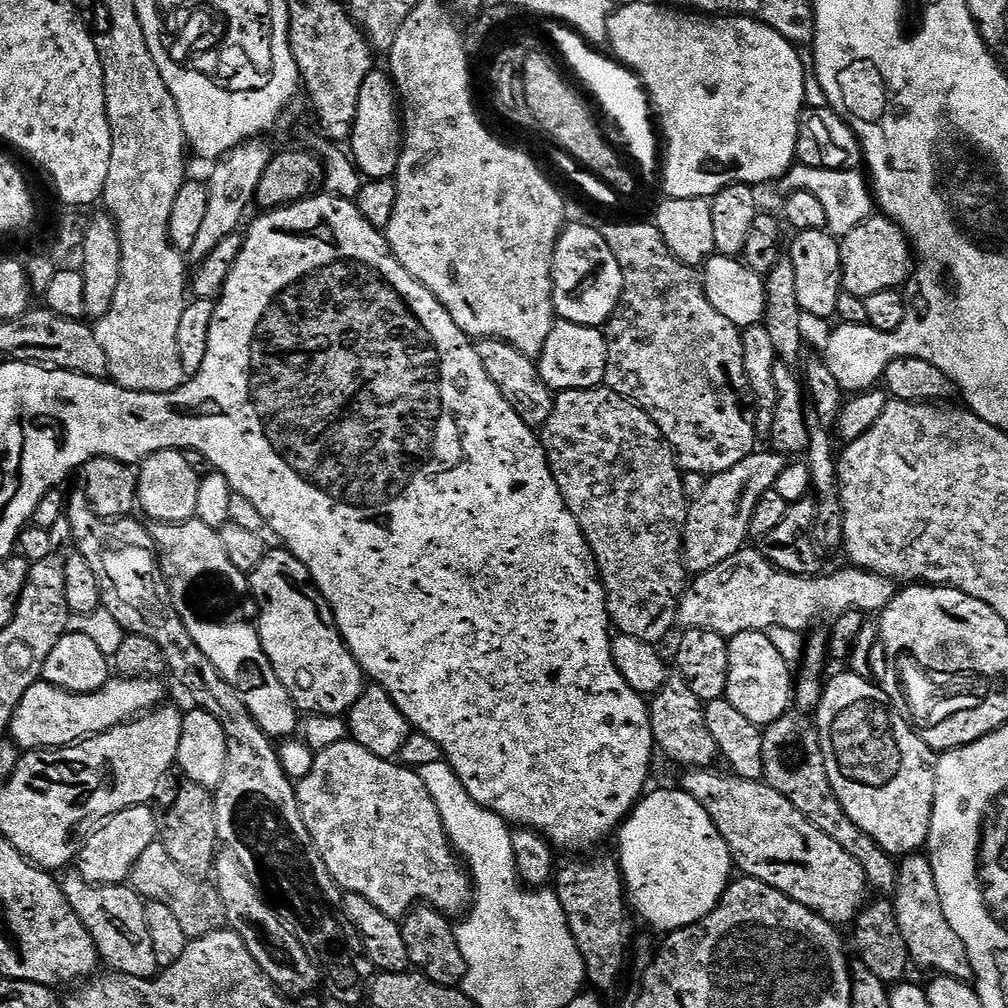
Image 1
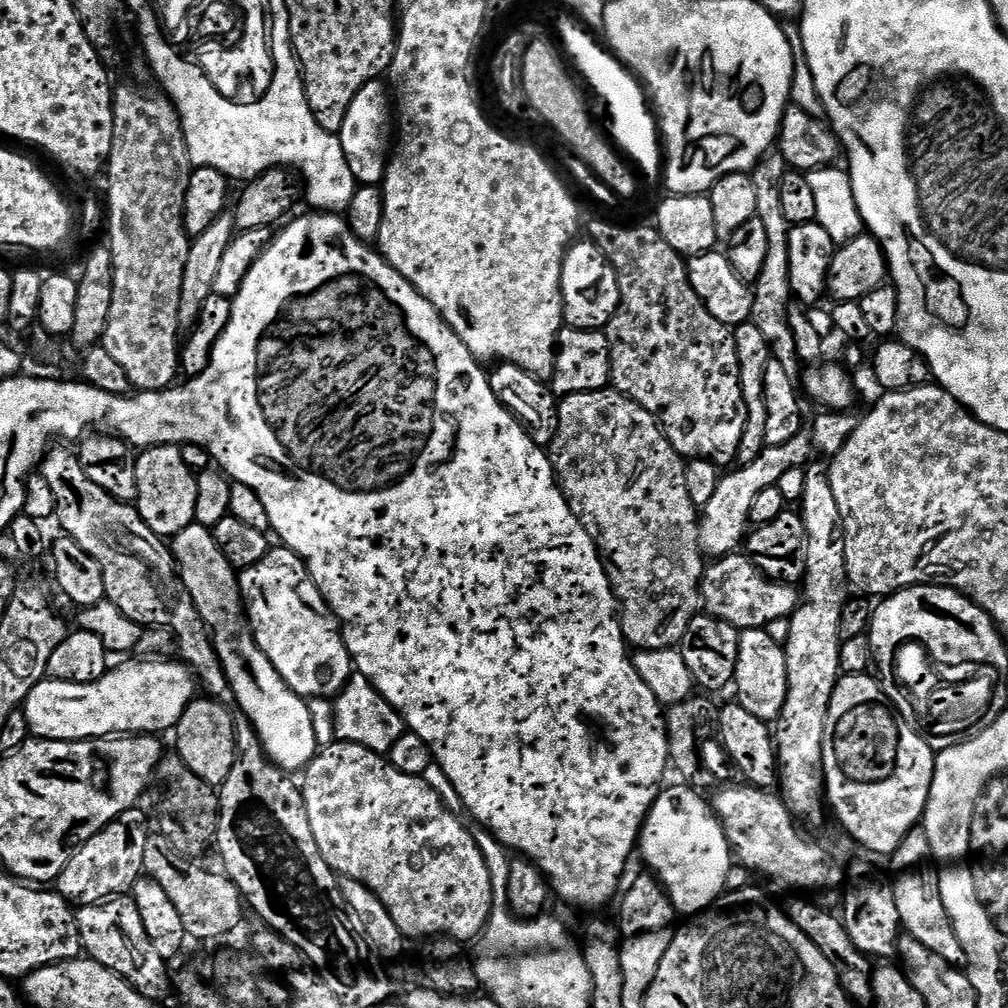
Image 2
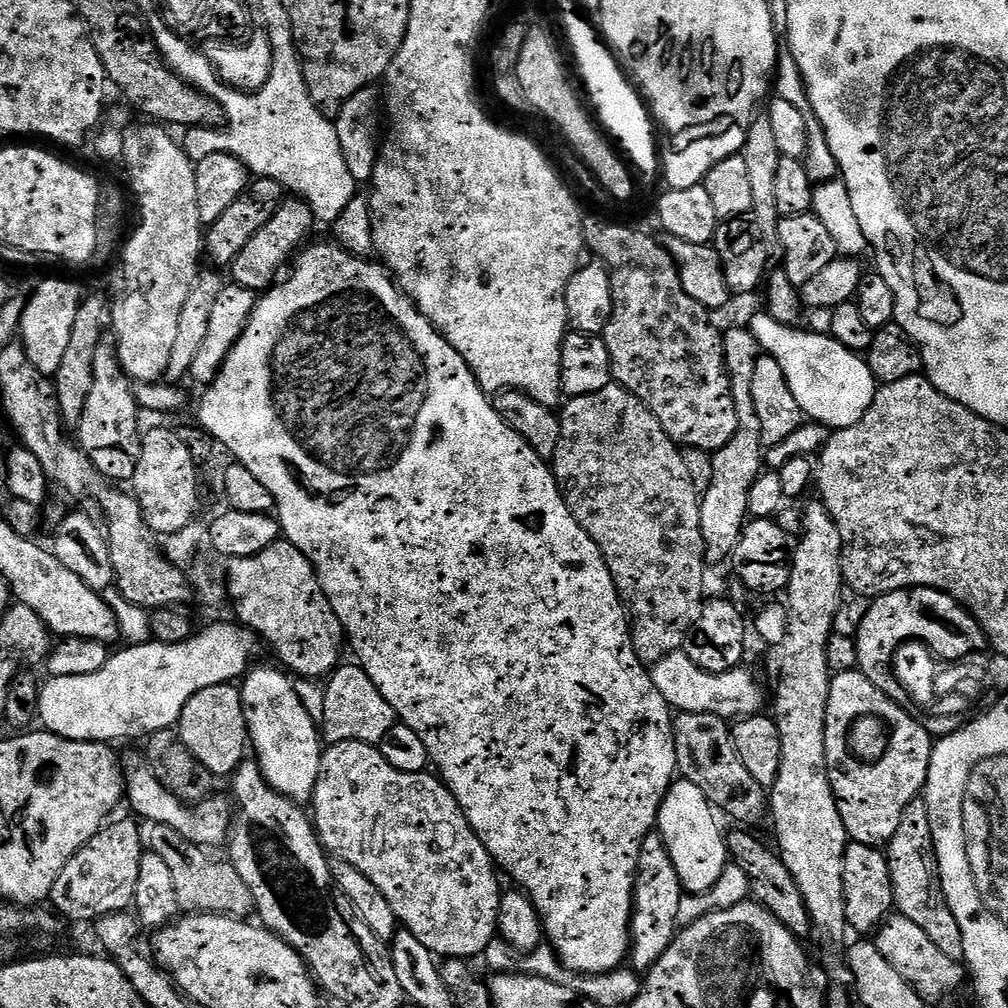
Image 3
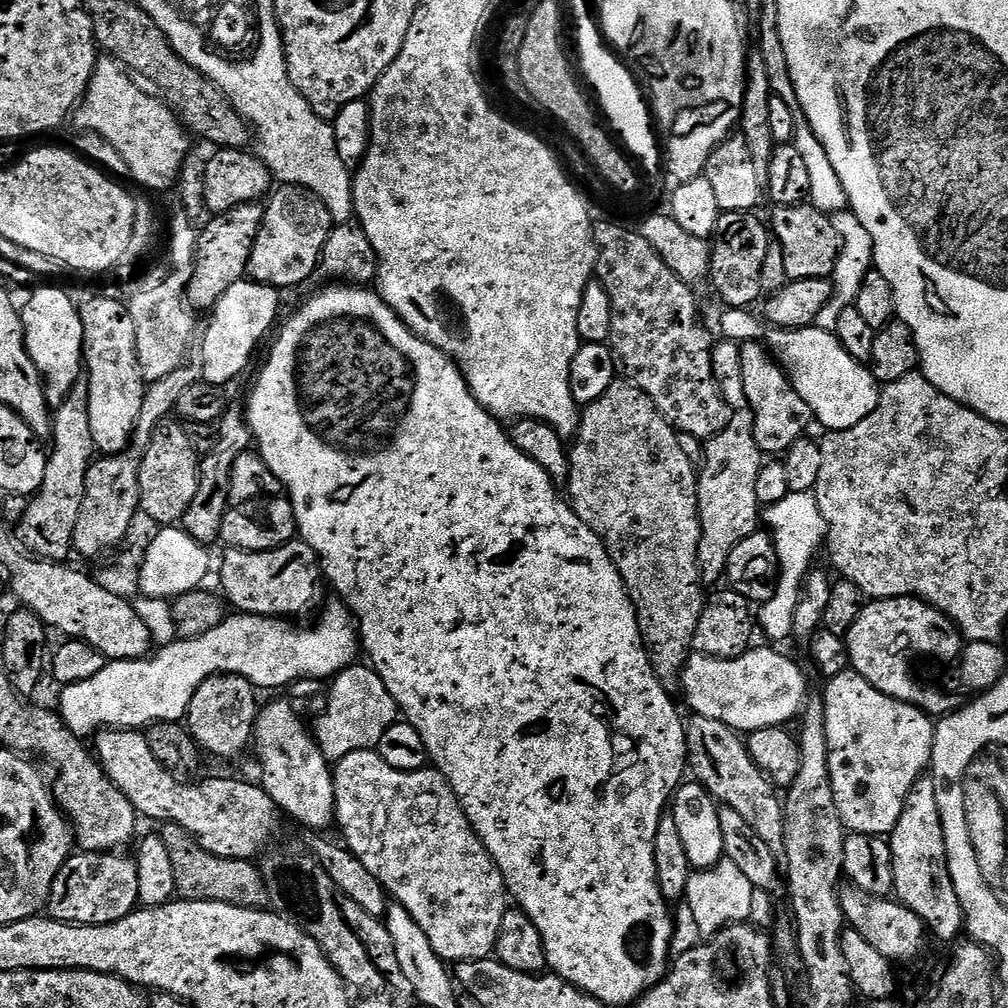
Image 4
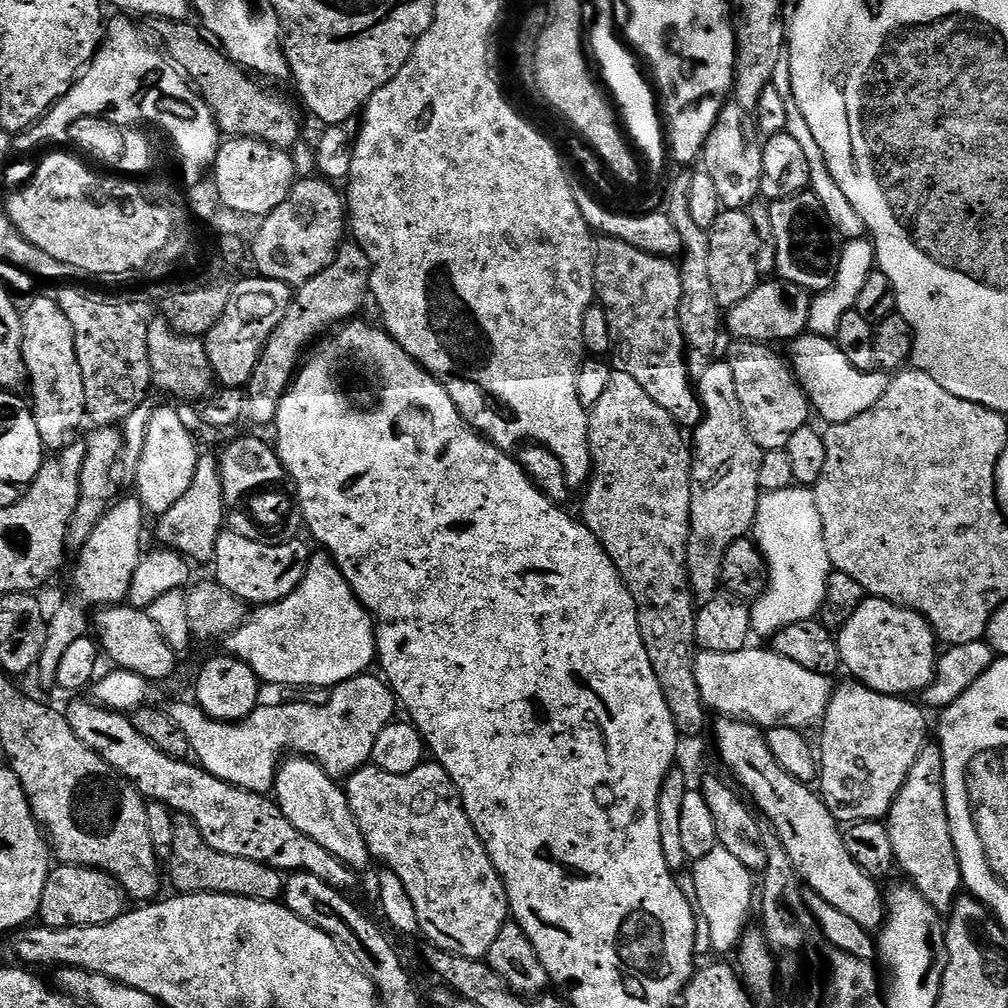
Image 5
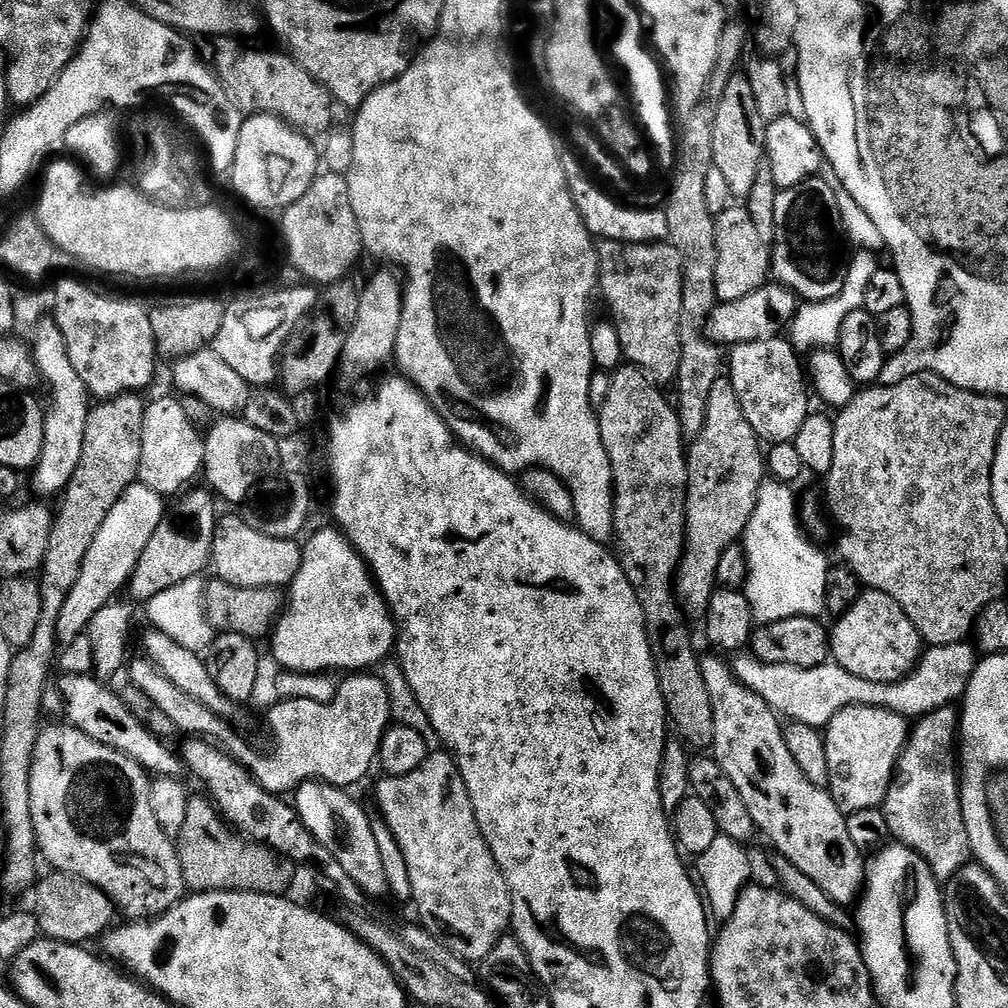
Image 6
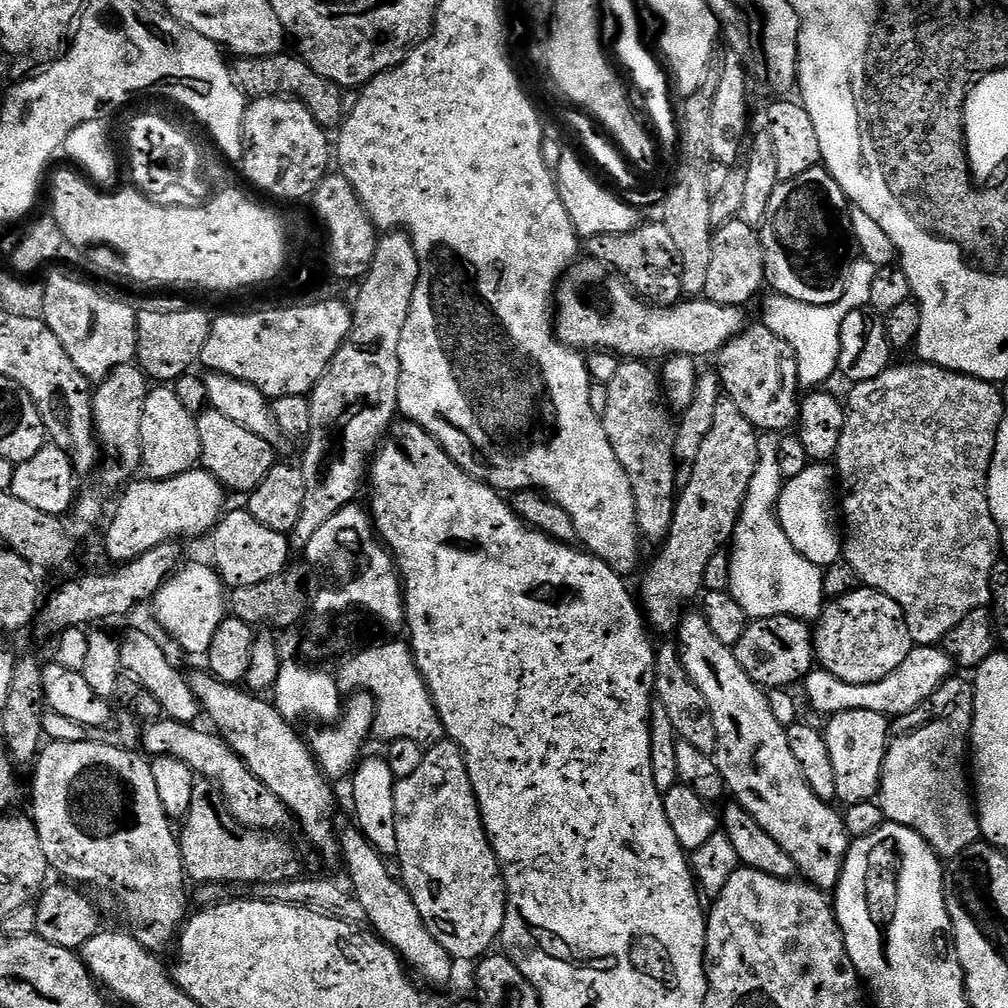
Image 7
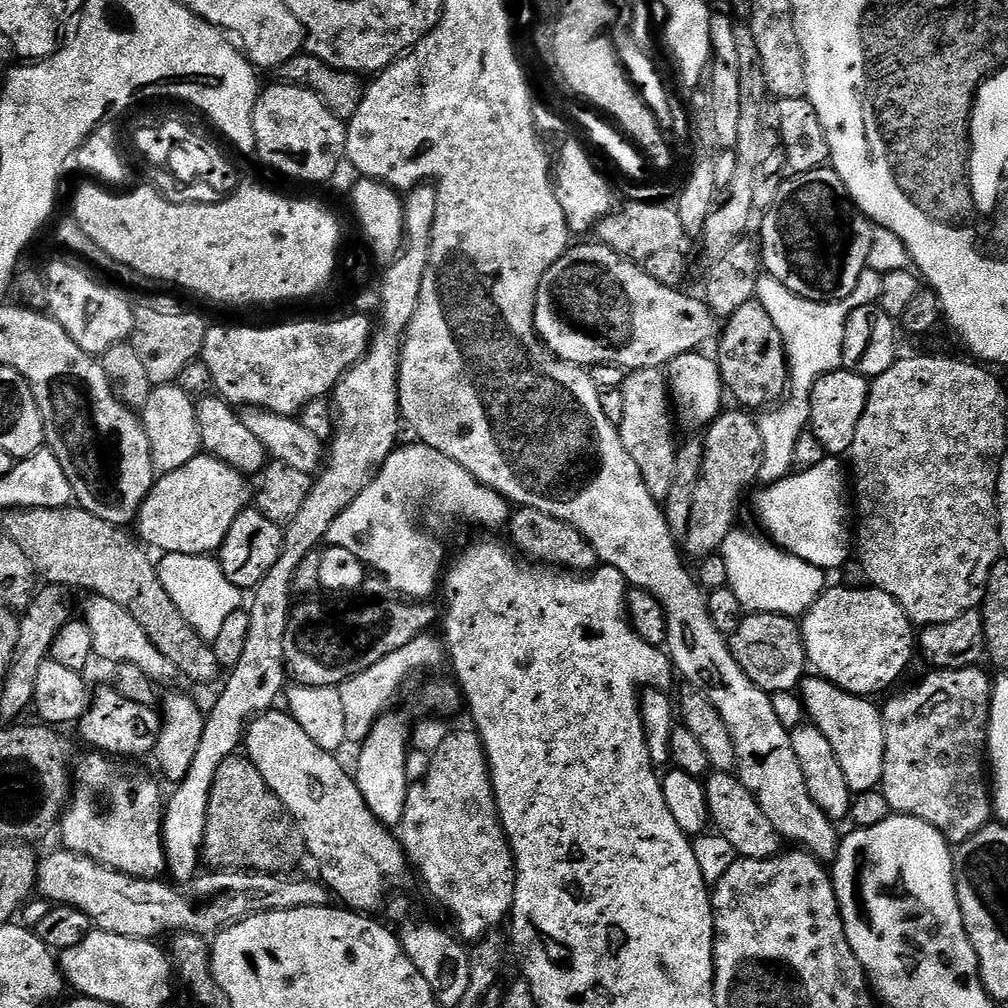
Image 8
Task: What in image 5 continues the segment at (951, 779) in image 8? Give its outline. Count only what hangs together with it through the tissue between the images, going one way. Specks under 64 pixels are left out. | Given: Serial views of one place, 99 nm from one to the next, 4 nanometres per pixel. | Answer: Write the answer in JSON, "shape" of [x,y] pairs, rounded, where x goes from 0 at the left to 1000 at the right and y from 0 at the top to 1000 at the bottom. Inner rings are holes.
{"shape":[[[922,736],[907,752],[903,768],[886,796],[879,811],[883,839],[889,848],[889,857],[898,865],[906,881],[909,881],[927,899],[930,905],[944,904],[954,885],[952,856],[946,843],[946,831],[942,827],[942,812],[938,808],[937,787],[937,757],[932,737]]]}

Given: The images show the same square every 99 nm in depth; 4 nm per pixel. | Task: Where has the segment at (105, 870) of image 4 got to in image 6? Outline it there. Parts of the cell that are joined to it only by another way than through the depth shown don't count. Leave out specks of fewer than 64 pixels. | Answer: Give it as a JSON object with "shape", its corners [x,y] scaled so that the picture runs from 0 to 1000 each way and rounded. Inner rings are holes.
{"shape":[[[57,864],[48,868],[52,869],[41,868],[34,878],[34,908],[41,926],[50,933],[80,938],[86,938],[86,933],[98,934],[112,920],[111,912],[117,909],[107,888],[97,883],[97,879],[78,873],[75,869],[65,869]]]}

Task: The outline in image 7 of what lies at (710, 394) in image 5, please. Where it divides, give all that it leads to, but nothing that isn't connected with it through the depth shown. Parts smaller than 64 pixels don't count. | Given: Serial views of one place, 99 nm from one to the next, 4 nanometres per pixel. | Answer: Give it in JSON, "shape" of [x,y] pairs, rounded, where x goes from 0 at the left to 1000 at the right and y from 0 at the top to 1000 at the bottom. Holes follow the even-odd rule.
{"shape":[[[715,396],[714,402],[708,407],[708,423],[704,423],[704,431],[700,431],[700,438],[696,438],[696,446],[687,461],[687,473],[683,482],[674,489],[671,497],[671,509],[667,511],[667,526],[658,537],[659,549],[651,556],[651,561],[643,567],[639,580],[633,586],[633,598],[642,622],[648,628],[656,627],[659,633],[666,629],[674,628],[675,619],[684,606],[687,594],[693,592],[698,587],[698,574],[700,562],[708,550],[712,550],[725,537],[730,529],[730,519],[734,516],[734,507],[738,501],[740,490],[744,486],[744,474],[748,474],[748,466],[754,457],[752,446],[752,429],[746,420],[739,415],[736,407],[728,403],[724,396]]]}

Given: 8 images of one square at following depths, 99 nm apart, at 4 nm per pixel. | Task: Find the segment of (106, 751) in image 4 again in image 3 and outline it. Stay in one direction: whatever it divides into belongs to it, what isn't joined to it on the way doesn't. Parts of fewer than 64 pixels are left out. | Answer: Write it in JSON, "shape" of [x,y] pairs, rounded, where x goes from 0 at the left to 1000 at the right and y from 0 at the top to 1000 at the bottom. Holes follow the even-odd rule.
{"shape":[[[146,757],[135,758],[125,766],[125,798],[136,806],[134,809],[140,814],[148,813],[148,818],[151,819],[169,819],[169,823],[177,823],[181,831],[197,837],[203,843],[211,843],[210,841],[216,840],[218,836],[221,838],[227,832],[232,816],[231,795],[225,789],[218,789],[211,788],[205,794],[188,800],[169,784],[165,784],[165,780],[161,780],[161,776]]]}

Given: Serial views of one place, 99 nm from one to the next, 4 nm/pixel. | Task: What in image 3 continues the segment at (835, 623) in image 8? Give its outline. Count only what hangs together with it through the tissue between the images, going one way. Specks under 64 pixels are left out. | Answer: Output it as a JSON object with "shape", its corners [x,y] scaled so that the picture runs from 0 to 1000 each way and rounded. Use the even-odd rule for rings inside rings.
{"shape":[[[896,583],[868,592],[859,609],[859,617],[855,617],[848,632],[852,666],[890,698],[900,692],[901,681],[885,679],[885,675],[881,675],[881,671],[885,671],[885,646],[889,645],[889,638],[900,633],[921,635],[934,651],[948,651],[953,657],[974,646],[979,638],[968,614],[946,593],[926,583]]]}

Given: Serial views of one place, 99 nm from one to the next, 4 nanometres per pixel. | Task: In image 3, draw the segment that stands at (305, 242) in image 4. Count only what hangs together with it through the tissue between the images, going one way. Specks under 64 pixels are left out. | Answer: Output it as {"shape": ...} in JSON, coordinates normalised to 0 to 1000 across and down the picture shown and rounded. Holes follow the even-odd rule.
{"shape":[[[297,196],[283,197],[278,207],[272,212],[272,216],[268,216],[268,220],[264,220],[264,224],[260,224],[260,228],[256,228],[256,232],[252,232],[252,236],[248,236],[244,244],[240,244],[240,252],[232,256],[228,264],[229,281],[255,292],[265,290],[275,281],[274,269],[286,257],[287,261],[295,253],[296,247],[307,237],[305,234],[309,232],[310,225],[314,225],[314,222],[313,214],[304,199]]]}

